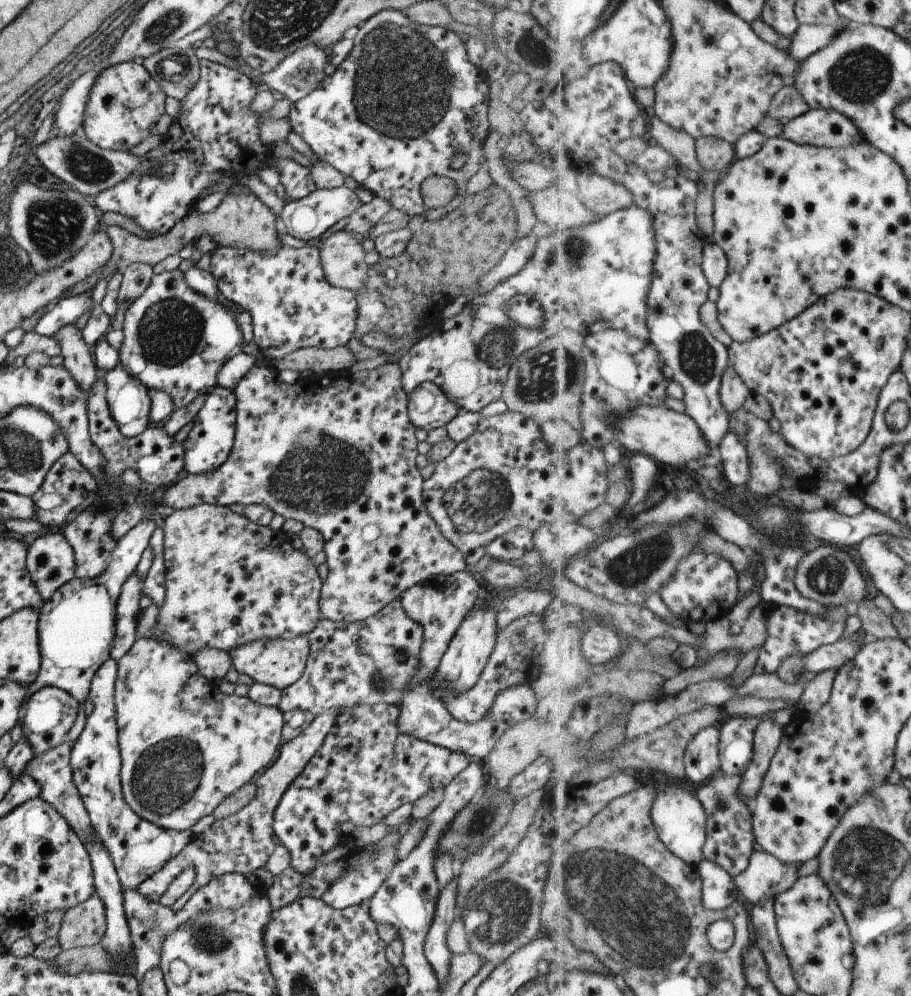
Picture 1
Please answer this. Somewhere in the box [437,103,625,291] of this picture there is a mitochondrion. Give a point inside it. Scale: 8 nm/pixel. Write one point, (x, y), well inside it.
(572, 252)

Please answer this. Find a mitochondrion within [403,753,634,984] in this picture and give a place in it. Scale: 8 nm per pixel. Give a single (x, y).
(501, 910)

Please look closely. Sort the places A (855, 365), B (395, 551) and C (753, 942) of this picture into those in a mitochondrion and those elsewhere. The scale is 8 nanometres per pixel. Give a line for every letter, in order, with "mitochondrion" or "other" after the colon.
A: other
B: other
C: other

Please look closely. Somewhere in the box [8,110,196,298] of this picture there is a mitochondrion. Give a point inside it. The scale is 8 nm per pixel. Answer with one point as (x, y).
(54, 225)

